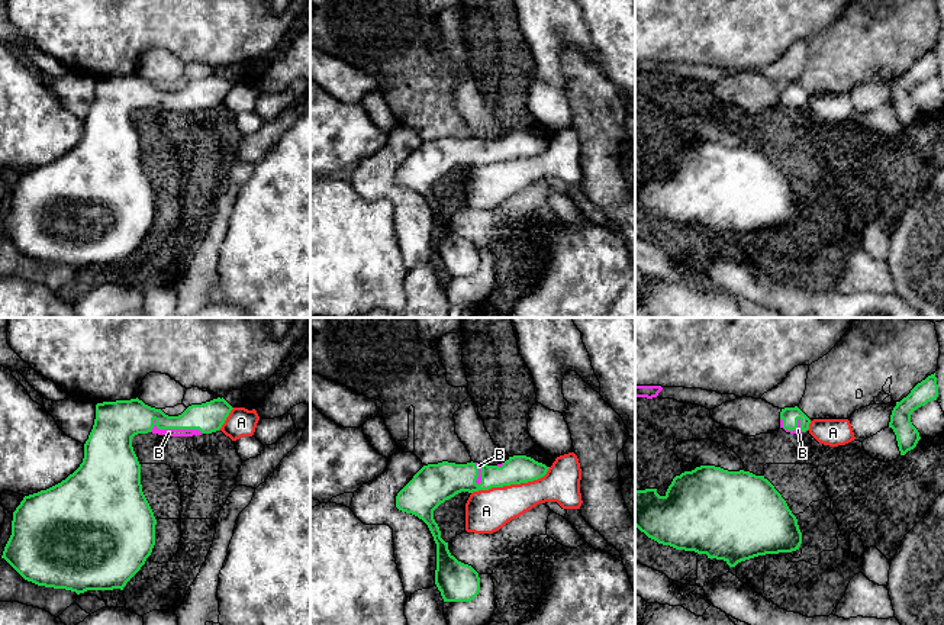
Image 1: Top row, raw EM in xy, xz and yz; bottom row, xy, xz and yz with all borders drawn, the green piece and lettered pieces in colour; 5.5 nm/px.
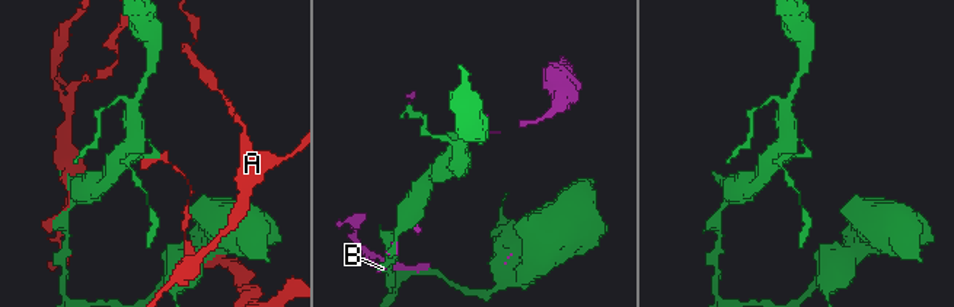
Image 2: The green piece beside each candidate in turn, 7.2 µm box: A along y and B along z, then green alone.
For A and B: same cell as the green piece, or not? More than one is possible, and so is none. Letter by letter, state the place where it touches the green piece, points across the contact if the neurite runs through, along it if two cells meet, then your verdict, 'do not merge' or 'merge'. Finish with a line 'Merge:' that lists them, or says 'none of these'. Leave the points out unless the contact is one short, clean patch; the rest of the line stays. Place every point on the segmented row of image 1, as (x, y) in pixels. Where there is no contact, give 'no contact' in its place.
A: xz (511, 483) | do not merge
B: xy (176, 428) | merge
Merge: B

